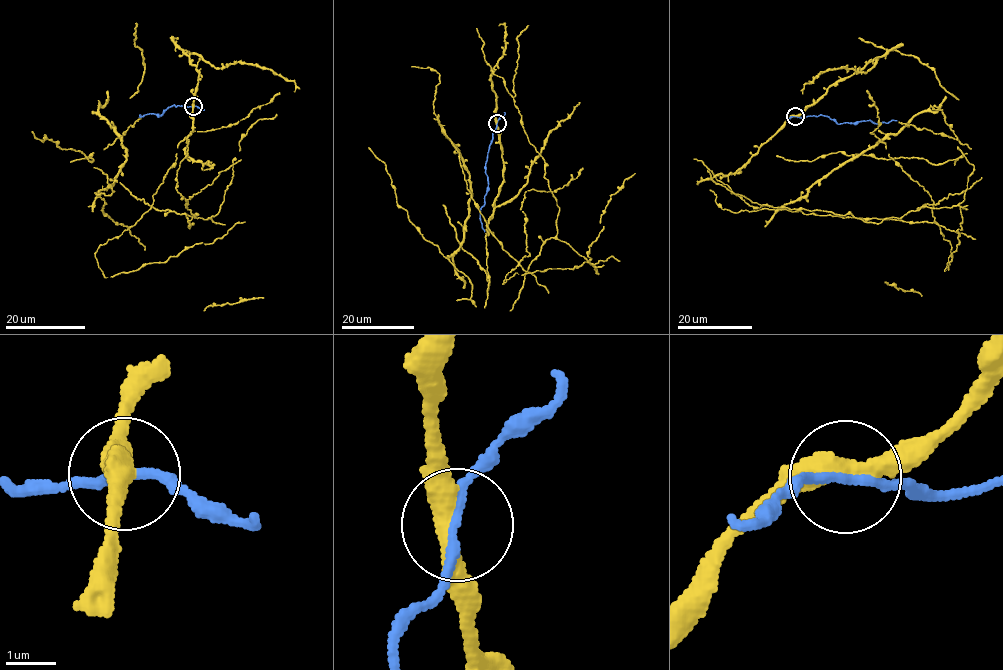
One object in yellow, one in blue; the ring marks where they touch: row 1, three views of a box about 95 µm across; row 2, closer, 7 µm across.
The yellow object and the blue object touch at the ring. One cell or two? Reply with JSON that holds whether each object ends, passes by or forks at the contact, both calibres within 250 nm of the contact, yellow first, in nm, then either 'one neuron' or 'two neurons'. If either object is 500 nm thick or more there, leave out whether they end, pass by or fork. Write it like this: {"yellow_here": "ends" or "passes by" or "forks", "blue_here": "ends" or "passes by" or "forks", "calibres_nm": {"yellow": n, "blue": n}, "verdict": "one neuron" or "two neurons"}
{"yellow_here": "passes by", "blue_here": "passes by", "calibres_nm": {"yellow": 400, "blue": 170}, "verdict": "one neuron"}

